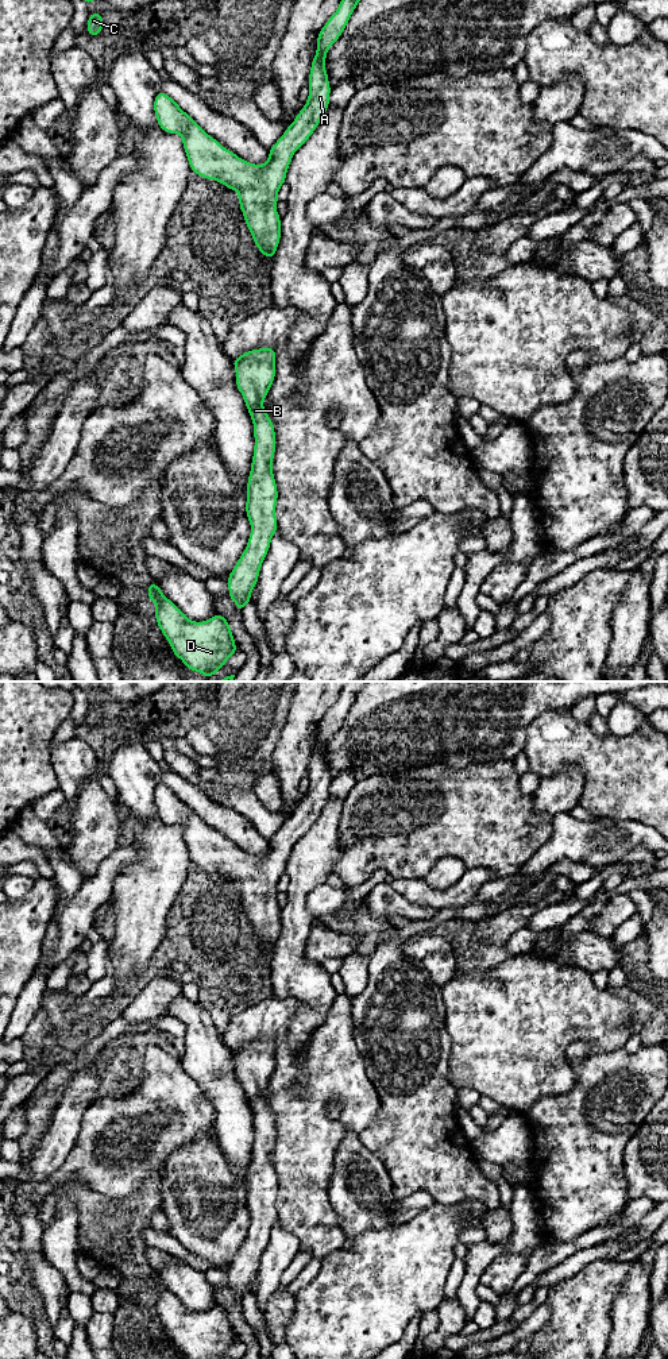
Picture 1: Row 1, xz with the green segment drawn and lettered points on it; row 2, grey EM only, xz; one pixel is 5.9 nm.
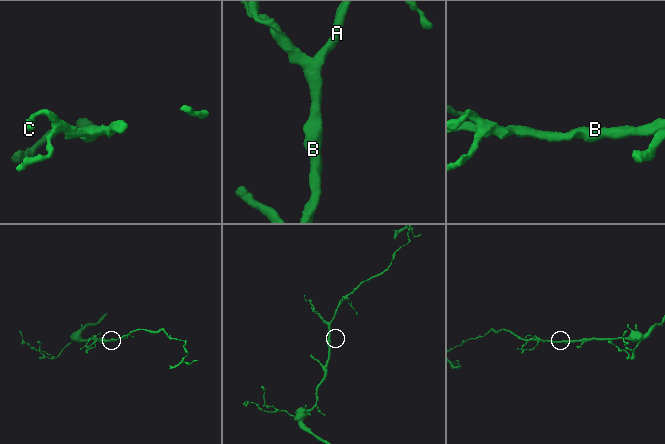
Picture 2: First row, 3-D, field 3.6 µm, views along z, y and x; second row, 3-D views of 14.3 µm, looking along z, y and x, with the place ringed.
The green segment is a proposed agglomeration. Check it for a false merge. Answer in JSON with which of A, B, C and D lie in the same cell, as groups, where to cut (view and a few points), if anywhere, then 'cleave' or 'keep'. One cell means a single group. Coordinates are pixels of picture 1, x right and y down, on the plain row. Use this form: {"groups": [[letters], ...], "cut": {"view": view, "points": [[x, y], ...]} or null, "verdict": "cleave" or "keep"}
{"groups": [["A", "B", "C", "D"]], "cut": null, "verdict": "keep"}

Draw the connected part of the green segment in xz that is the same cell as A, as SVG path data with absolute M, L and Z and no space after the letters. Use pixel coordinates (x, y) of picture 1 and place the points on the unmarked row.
M345 682L337 702L320 721L317 744L308 769L306 795L269 841L269 852L263 856L247 853L224 839L165 783L158 783L154 789L158 818L167 825L182 827L190 861L239 884L238 893L247 919L256 939L267 950L273 951L281 931L281 907L277 904L279 879L286 873L286 862L294 843L312 827L329 798L332 780L325 761L327 742L341 727L358 694L367 683Z

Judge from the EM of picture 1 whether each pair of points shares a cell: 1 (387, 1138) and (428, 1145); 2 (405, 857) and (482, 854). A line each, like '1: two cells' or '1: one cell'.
1: one cell
2: one cell

